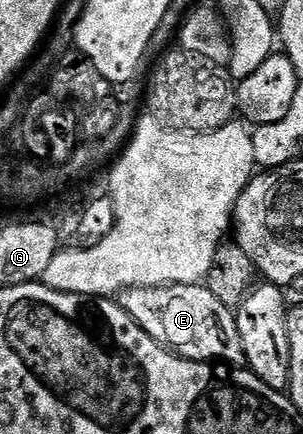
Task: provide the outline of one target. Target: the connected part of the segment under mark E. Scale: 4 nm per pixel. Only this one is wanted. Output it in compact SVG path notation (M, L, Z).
M180 283L170 287L129 287L120 292L119 302L127 314L147 333L156 343L172 349L183 359L194 359L196 363L220 361L225 365L241 365L245 363L243 341L237 328L237 316L227 305L215 297L209 288L195 283Z

